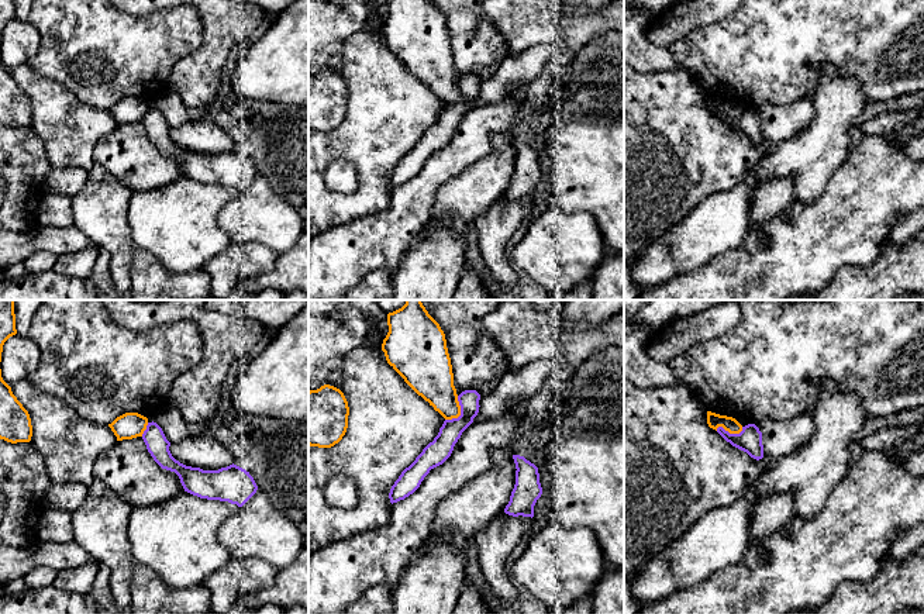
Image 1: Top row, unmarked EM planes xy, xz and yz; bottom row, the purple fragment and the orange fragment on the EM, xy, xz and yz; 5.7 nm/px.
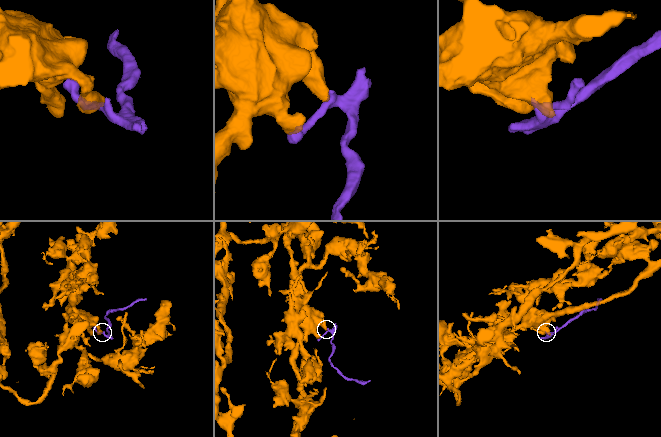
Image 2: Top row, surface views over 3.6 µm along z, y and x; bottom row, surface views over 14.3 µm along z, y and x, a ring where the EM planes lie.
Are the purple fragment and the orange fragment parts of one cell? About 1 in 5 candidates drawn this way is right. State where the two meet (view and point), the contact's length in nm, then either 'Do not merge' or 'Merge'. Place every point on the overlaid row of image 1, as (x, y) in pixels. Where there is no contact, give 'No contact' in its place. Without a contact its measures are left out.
Touches purple at xz (461, 413). Shared border 160 nm. Do not merge

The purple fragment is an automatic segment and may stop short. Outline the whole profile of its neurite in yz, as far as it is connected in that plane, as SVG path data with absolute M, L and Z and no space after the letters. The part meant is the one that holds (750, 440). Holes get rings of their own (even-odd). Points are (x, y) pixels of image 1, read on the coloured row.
M755 424L742 427L739 434L730 434L723 427L717 432L732 446L747 452L751 458L759 460L763 458L762 432Z

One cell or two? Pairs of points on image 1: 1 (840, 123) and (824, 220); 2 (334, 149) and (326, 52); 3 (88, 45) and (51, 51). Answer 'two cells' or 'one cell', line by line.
1: two cells
2: two cells
3: one cell

